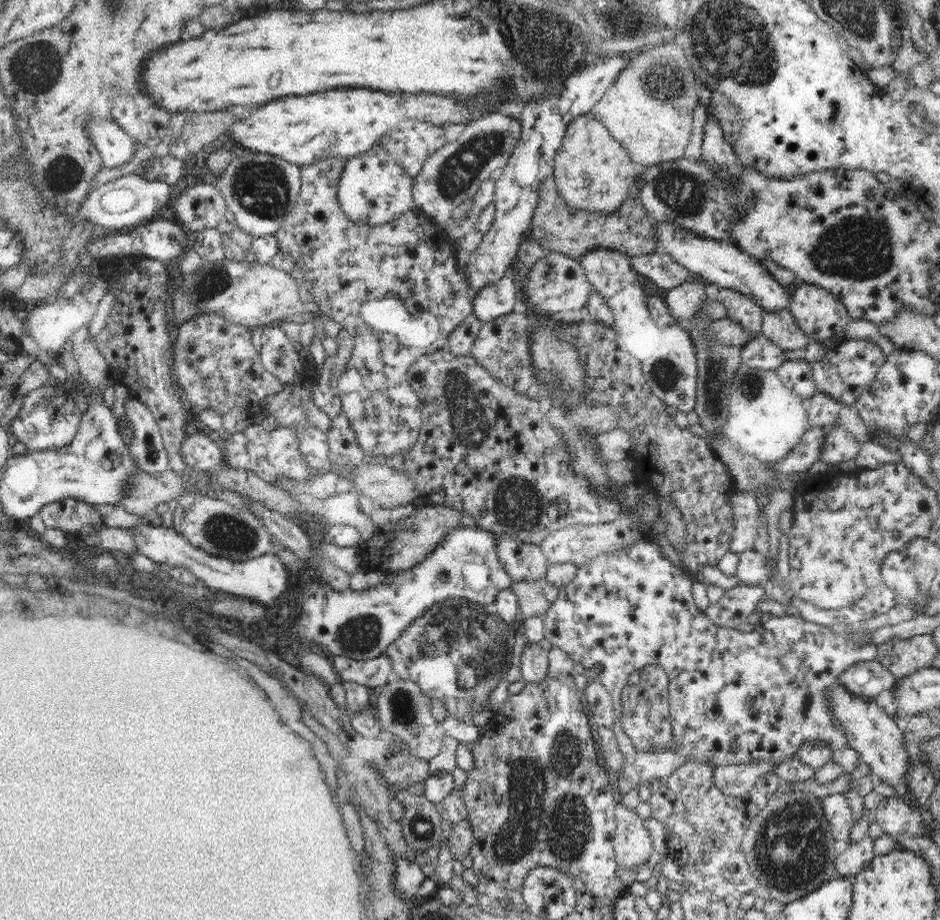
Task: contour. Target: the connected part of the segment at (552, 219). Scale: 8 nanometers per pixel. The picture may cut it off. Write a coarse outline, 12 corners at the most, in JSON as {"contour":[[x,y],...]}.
{"contour":[[539,182],[530,238],[579,260],[598,249],[655,251],[633,198],[618,217],[568,208]]}

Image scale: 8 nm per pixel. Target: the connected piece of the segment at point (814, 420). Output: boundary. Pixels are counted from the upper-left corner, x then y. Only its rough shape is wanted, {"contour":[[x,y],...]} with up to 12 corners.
{"contour":[[817,392],[806,401],[808,429],[836,424],[841,404]]}

